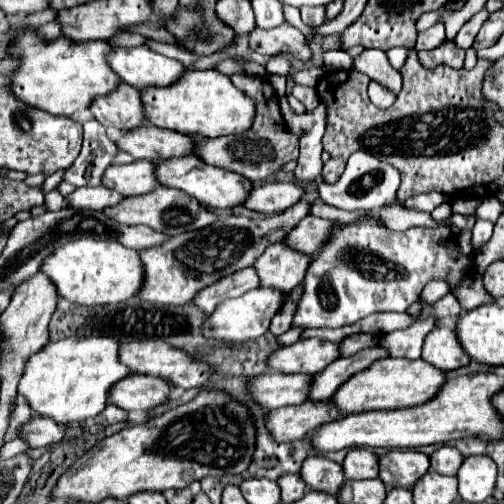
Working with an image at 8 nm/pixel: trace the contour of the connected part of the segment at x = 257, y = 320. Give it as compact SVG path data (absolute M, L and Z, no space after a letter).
M266 287L252 289L252 291L244 293L242 297L222 301L216 307L216 311L202 323L202 335L206 339L218 339L218 341L228 341L228 343L244 343L250 339L258 339L268 331L270 321L280 307L282 307L280 291L272 291Z

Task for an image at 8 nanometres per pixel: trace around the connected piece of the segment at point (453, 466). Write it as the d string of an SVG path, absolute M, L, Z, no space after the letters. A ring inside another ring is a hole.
M442 445L440 449L436 449L430 455L432 469L436 473L440 473L440 475L456 475L460 465L462 465L462 461L464 461L462 453L456 447L448 447L448 445Z

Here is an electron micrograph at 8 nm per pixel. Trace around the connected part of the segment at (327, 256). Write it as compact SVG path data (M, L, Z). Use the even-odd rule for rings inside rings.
M378 215L358 217L352 223L336 221L328 241L318 249L306 269L302 283L304 291L300 295L292 327L344 327L376 311L406 311L430 279L448 279L450 287L454 287L464 275L472 273L471 236L469 230L449 226L436 229L417 226L406 231L390 231Z

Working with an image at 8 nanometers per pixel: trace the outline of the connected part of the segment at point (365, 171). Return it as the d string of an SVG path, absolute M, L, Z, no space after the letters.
M356 151L350 155L348 165L344 175L338 179L338 183L328 185L328 183L318 183L318 193L320 199L332 207L338 209L346 209L346 211L378 211L386 205L400 205L404 209L416 209L416 211L424 211L430 213L434 207L438 207L440 203L444 203L442 193L422 193L416 197L408 197L406 201L402 201L398 197L398 187L400 187L400 175L398 171L390 165L384 163L382 159L376 159L374 155L368 155L366 151Z

